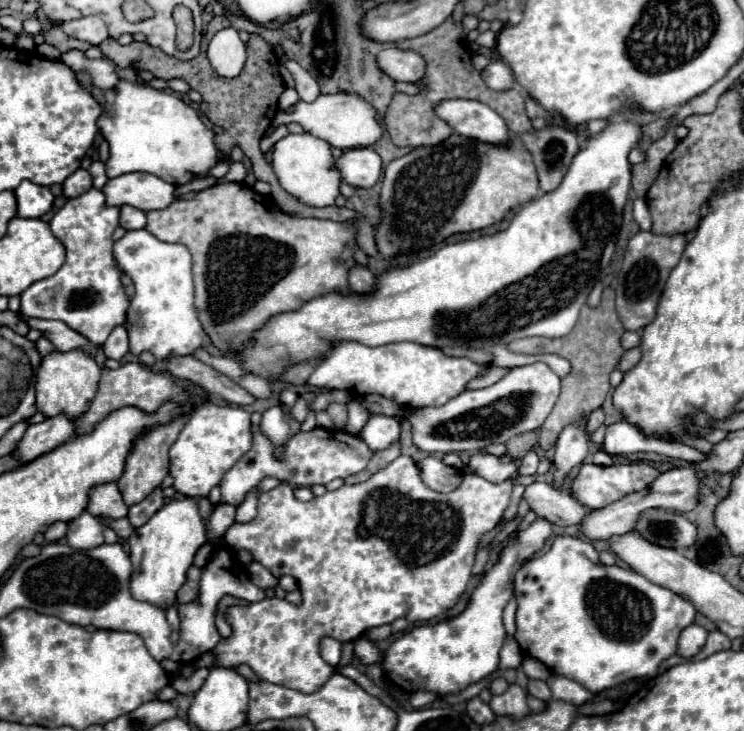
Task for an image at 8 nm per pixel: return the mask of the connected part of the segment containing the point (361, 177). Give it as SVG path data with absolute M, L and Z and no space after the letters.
M373 148L347 150L337 160L337 168L341 170L343 182L355 188L371 188L383 174L381 156Z

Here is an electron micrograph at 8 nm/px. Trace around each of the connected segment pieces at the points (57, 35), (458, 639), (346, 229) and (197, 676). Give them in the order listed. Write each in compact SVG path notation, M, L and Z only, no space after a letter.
M47 24L47 28L43 30L43 36L49 44L57 46L61 52L69 52L73 48L79 48L79 50L87 50L85 42L81 40L75 40L75 38L69 38L63 30L61 30L61 24Z
M533 520L525 530L517 532L517 542L505 544L501 548L497 562L479 578L465 610L459 616L441 620L437 624L415 626L397 636L389 644L381 660L381 668L389 676L389 680L397 688L403 688L407 694L429 690L439 698L445 698L459 694L469 684L475 684L481 678L493 674L499 664L499 650L507 636L503 628L503 608L513 596L513 578L523 562L527 562L545 546L551 532L553 526L549 520Z
M223 182L195 194L193 200L175 200L165 210L147 212L147 230L163 242L187 246L193 256L195 306L199 320L213 344L221 350L243 348L251 334L275 314L299 308L299 304L321 296L323 292L347 292L347 268L351 268L351 250L355 244L353 222L333 222L317 218L295 218L275 208L271 196L257 194L245 184Z
M199 668L199 670L195 670L195 672L191 674L191 678L187 678L187 680L183 680L183 678L173 678L173 680L171 680L171 686L173 686L177 692L181 692L181 694L195 694L195 692L203 686L203 682L205 682L207 676L209 676L209 668Z

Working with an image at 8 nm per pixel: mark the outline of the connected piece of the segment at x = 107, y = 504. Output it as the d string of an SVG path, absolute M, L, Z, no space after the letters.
M103 484L91 490L89 494L91 506L87 506L87 512L91 512L95 518L125 518L127 516L127 506L117 490L117 484Z

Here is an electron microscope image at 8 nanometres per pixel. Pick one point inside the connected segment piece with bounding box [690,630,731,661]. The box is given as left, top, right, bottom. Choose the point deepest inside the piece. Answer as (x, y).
(716, 641)

